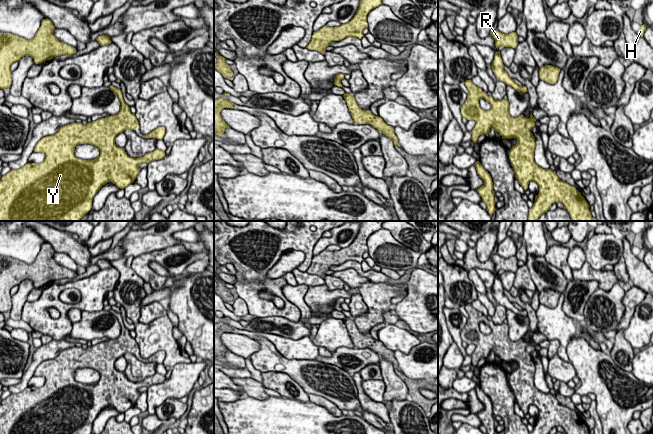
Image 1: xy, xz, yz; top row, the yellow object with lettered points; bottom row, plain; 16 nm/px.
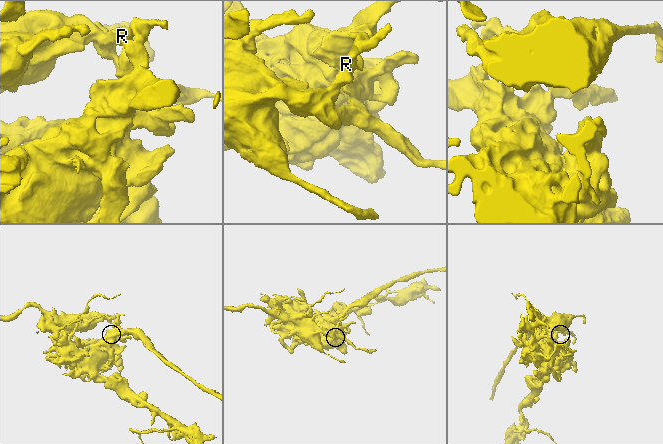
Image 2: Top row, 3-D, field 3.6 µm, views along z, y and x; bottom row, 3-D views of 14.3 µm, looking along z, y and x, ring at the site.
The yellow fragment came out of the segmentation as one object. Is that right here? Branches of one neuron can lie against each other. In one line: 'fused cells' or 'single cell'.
fused cells

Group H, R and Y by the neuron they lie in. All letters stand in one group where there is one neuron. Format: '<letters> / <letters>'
H R / Y

